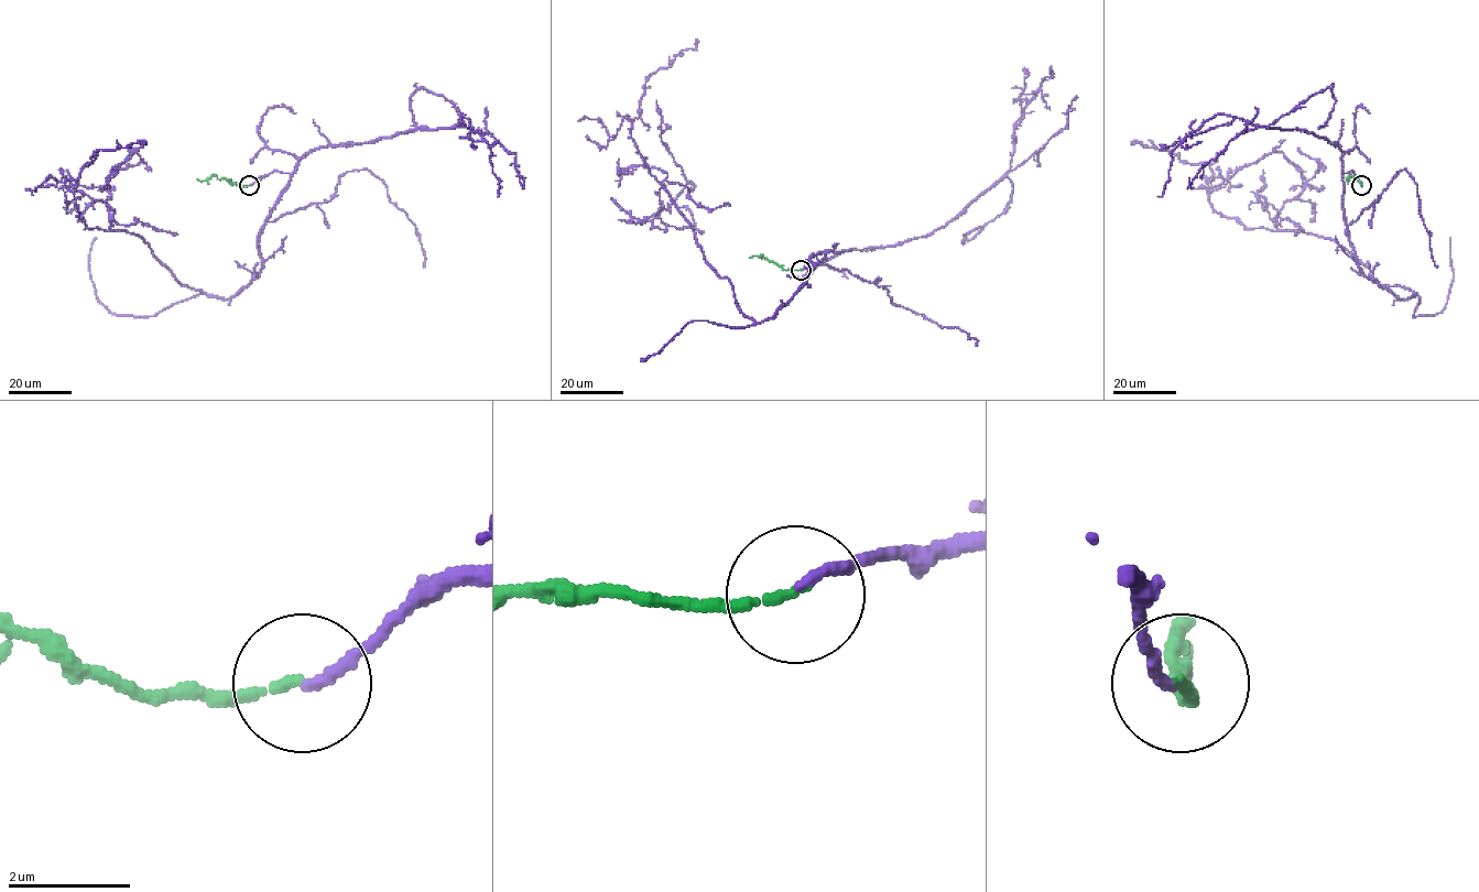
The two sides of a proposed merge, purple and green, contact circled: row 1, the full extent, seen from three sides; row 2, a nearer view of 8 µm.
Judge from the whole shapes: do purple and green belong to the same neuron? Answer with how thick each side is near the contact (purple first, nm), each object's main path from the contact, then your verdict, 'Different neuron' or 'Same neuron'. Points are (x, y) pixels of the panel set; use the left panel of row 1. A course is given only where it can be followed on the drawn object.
Thickness 170 nm (purple) against 150 nm. Course of purple: (249, 185), (291, 174), (261, 270), (230, 297), (183, 285), (138, 235), (79, 217), (94, 153), (144, 144). Course of green: (249, 185), (239, 185), (214, 174), (203, 181), (197, 180). Same neuron

